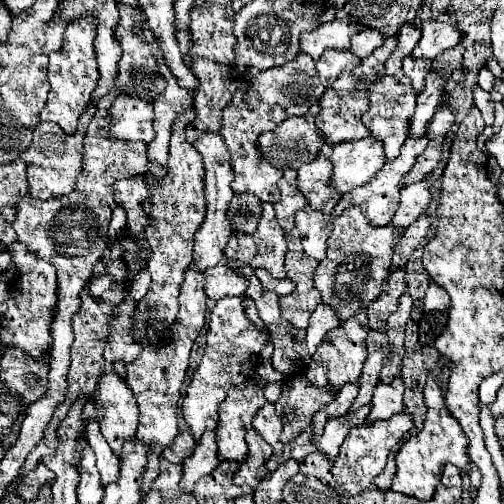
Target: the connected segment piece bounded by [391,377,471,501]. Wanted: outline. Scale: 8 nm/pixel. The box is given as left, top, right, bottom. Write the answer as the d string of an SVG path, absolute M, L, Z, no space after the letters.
M427 377L425 385L425 405L427 405L427 419L423 429L417 433L417 437L411 437L409 441L403 443L401 451L397 453L397 475L393 479L393 491L403 493L407 497L415 497L419 501L431 501L437 483L441 481L443 467L453 463L461 471L469 473L469 455L467 455L467 443L465 433L461 425L449 417L449 411L443 401L443 391L439 389L435 377Z

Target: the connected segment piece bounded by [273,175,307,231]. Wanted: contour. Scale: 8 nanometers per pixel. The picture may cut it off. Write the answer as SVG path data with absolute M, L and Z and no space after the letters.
M285 175L281 181L279 181L279 191L281 191L281 199L273 205L275 207L275 213L277 213L277 221L279 225L285 229L285 231L291 231L295 227L293 223L293 217L297 211L305 209L307 201L303 197L303 193L299 191L297 185L291 183L293 177Z

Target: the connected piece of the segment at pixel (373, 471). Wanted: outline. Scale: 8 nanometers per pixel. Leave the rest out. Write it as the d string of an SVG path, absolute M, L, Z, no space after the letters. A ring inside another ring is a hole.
M405 411L395 413L393 417L389 417L385 421L373 421L373 423L363 423L363 425L353 427L349 431L349 437L345 437L345 443L341 445L341 453L335 459L335 465L331 469L331 473L337 481L337 487L347 495L363 493L371 485L371 479L383 471L389 453L399 445L403 435L407 431L411 431L413 427L415 427L413 417Z

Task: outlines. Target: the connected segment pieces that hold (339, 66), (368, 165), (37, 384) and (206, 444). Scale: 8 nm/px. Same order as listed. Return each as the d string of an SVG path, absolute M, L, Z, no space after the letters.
M327 49L317 61L317 73L323 85L331 85L343 69L355 69L359 63L361 63L361 57L353 55L351 51Z
M365 137L357 141L343 141L333 147L333 187L339 193L347 193L365 185L385 165L385 153L381 141Z
M7 349L5 357L1 357L1 381L17 393L17 397L25 397L25 405L35 401L45 393L41 383L47 381L49 375L49 353L41 357L41 361L29 361L21 349Z
M215 431L203 433L193 455L187 457L183 461L183 479L181 479L181 487L185 491L193 491L193 485L197 483L197 479L209 475L217 465L219 465L219 457L217 457L217 439L215 439Z

